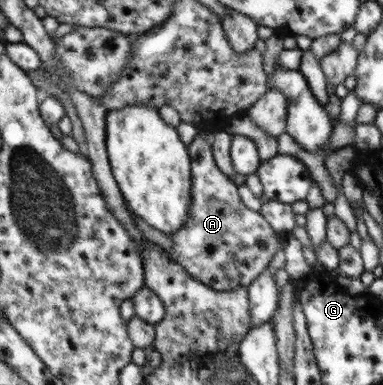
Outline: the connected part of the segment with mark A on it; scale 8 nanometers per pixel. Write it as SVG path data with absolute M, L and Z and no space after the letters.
M199 135L193 139L193 141L188 146L188 153L191 157L191 205L189 205L189 213L187 213L187 221L183 223L183 227L179 229L177 232L173 234L169 234L169 238L173 242L173 247L171 250L166 251L162 247L158 246L157 244L153 244L153 242L145 243L145 246L157 246L165 256L169 256L169 260L173 263L180 264L181 267L184 268L193 278L200 280L205 286L212 288L216 291L232 291L234 288L237 287L248 287L253 280L257 278L266 268L271 264L273 257L277 254L277 251L281 249L281 242L282 242L282 234L275 232L273 228L266 222L265 218L260 214L260 212L253 212L253 210L249 210L243 204L241 198L238 194L238 187L233 180L227 178L224 172L221 172L221 169L216 165L214 161L214 156L212 155L212 146L210 145L210 140L205 140Z

